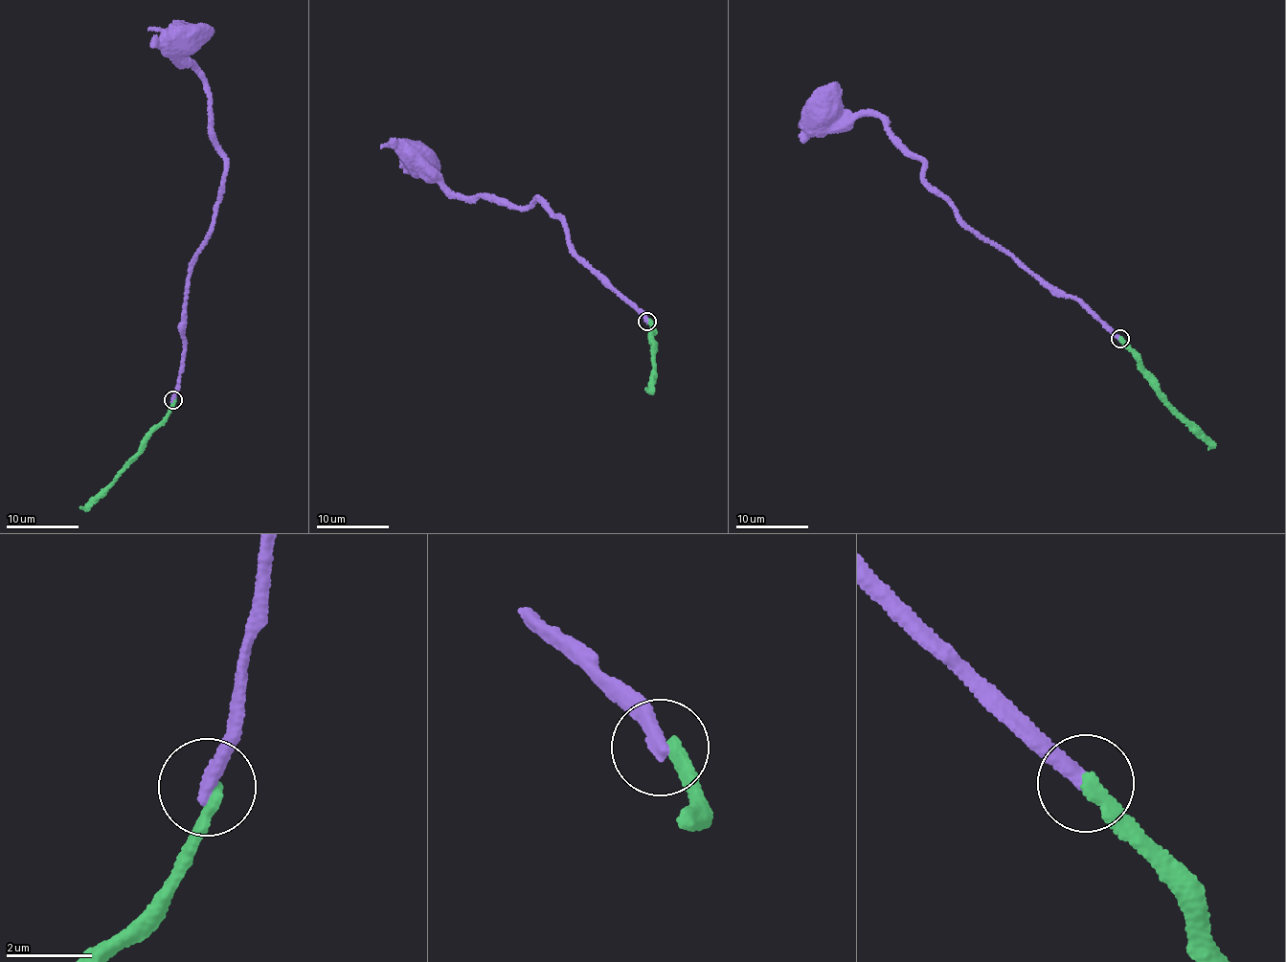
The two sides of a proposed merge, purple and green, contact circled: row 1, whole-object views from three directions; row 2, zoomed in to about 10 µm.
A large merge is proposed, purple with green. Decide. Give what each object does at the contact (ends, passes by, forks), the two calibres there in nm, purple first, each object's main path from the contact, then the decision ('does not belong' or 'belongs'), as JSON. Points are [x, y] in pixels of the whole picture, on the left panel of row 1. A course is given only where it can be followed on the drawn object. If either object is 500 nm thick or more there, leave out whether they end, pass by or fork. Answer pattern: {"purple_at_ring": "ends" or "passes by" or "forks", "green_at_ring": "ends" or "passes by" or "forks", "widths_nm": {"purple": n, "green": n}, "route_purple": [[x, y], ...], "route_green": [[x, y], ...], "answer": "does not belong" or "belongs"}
{"purple_at_ring": "ends", "green_at_ring": "ends", "widths_nm": {"purple": 360, "green": 320}, "route_purple": [[173, 400], [186, 350], [190, 273], [224, 187], [224, 154], [209, 92], [178, 45]], "route_green": [[173, 400], [165, 418], [149, 431], [137, 456], [80, 508]], "answer": "does not belong"}

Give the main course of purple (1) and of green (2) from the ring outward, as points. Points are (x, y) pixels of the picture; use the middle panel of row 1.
1: (647, 321), (576, 255), (567, 226), (546, 205), (536, 199), (517, 209), (479, 195), (468, 200), (418, 165)
2: (647, 321), (654, 332), (650, 339), (656, 348), (650, 388), (646, 388)

